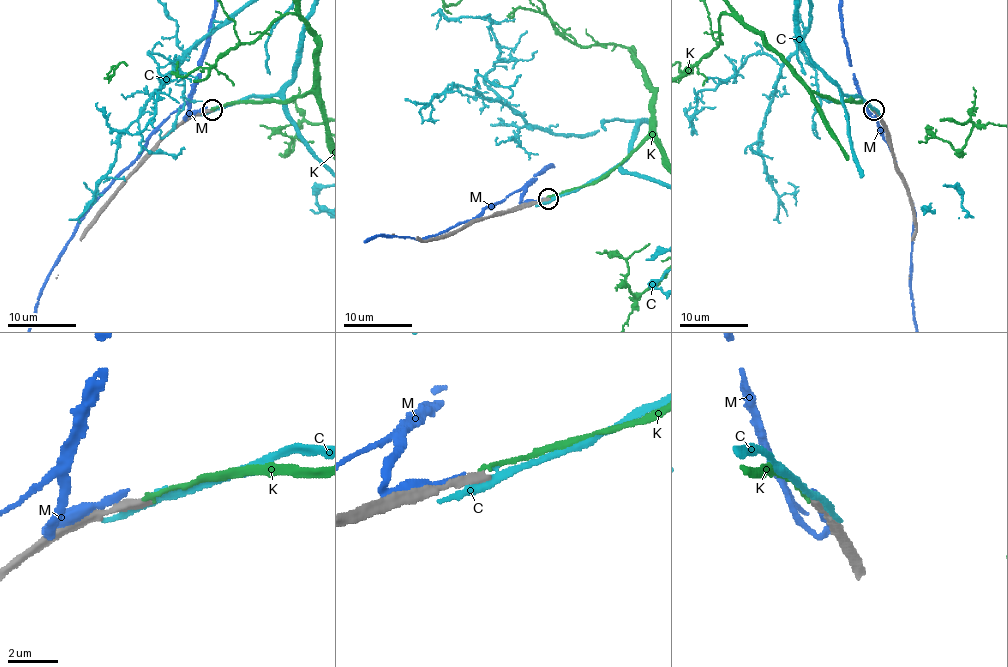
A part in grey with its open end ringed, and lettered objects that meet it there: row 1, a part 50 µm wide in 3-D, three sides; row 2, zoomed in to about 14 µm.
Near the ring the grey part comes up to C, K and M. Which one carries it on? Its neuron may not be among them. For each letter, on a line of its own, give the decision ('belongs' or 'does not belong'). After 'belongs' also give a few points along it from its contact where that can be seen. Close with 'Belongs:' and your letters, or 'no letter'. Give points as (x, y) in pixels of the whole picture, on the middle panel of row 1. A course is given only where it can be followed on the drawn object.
C: does not belong
K: does not belong
M: does not belong
Belongs: no letter

